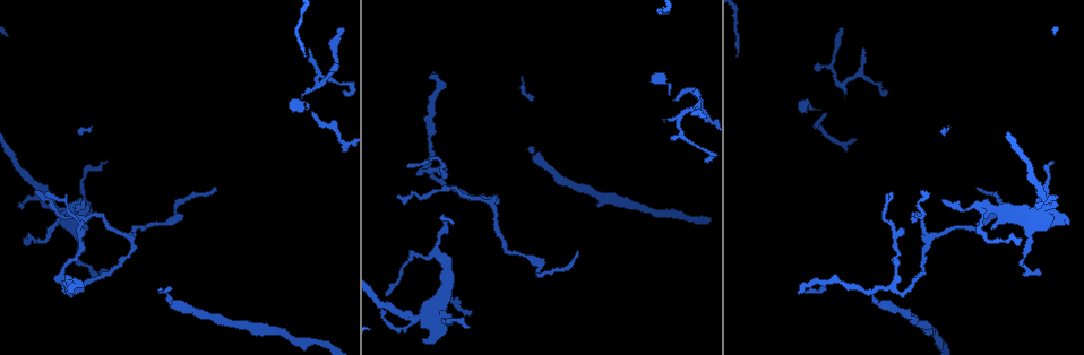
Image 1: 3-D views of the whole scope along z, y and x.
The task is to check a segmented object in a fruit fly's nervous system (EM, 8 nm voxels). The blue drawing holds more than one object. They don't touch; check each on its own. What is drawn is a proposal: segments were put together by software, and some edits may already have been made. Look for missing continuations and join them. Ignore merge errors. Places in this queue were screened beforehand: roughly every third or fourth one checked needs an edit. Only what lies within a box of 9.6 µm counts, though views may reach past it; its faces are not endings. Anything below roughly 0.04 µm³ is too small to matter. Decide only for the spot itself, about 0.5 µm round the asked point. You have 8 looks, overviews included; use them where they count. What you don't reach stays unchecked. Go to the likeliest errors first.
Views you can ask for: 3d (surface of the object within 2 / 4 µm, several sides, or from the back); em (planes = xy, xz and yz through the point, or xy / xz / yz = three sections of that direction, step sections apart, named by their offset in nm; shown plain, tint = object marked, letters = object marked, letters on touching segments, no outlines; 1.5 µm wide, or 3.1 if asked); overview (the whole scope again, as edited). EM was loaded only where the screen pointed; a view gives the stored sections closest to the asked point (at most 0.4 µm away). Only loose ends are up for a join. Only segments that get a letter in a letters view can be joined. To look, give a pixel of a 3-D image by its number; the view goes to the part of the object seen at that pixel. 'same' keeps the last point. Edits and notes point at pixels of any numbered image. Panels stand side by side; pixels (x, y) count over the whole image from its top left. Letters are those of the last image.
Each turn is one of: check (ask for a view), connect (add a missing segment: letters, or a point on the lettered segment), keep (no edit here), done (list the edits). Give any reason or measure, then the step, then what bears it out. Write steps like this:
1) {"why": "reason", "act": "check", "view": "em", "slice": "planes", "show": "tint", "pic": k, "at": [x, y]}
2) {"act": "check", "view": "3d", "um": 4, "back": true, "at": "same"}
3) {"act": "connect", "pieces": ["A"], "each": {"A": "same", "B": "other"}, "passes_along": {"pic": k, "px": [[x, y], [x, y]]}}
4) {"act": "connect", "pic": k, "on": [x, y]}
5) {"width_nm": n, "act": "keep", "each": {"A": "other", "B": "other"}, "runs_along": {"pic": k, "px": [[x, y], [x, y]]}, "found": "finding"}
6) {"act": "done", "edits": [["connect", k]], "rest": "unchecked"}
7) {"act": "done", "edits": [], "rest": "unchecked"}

{"why": "an open end", "act": "check", "view": "3d", "um": 2, "pic": 1, "at": [70, 291]}

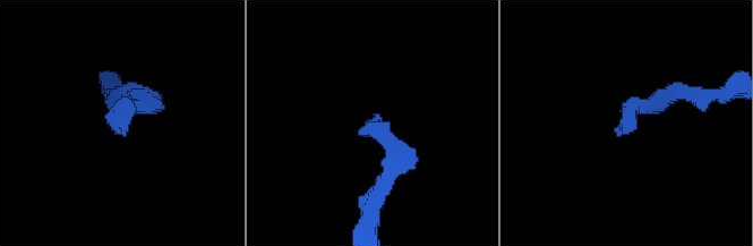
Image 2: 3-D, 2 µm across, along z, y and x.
{"why": "need the tissue", "act": "check", "view": "em", "slice": "planes", "show": "letters", "pic": 2, "at": [122, 133]}

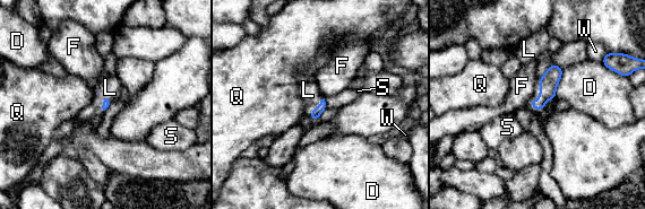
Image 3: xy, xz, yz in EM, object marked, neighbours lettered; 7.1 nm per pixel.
{"longest_contact_nm": ["D", 220], "act": "connect", "pieces": ["L"], "each": {"D": "other", "F": "other", "L": "same", "Q": "other", "S": "other", "W": "other"}, "found": "the cell continues"}

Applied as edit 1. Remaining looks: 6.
{"why": "redraw", "act": "check", "view": "overview"}

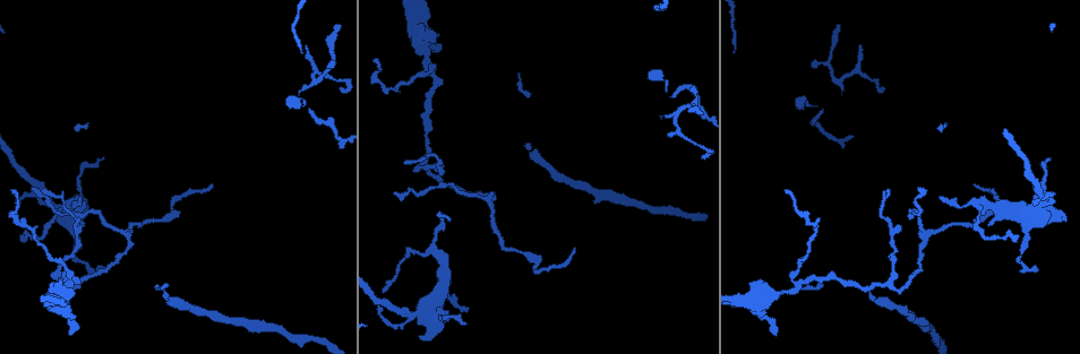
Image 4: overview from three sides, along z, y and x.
{"why": "long arm stops here", "act": "check", "view": "em", "slice": "planes", "show": "letters", "pic": 4, "at": [920, 189]}

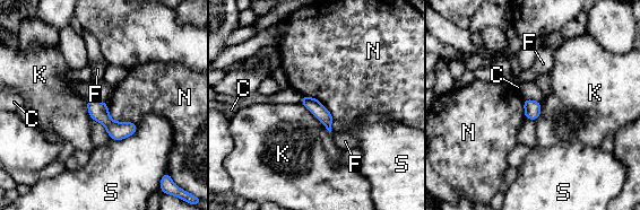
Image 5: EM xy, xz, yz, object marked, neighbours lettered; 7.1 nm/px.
{"longest_contact_nm": ["K", 300], "act": "keep", "each": {"C": "other", "F": "other", "K": "other", "N": "other", "S": "other"}, "border": {"pic": 5, "px": [[106, 104], [113, 120], [136, 124]]}, "found": "no lettered segment goes on from it"}

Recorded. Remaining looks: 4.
{"why": "tapers out", "act": "check", "view": "em", "slice": "planes", "show": "tint", "pic": 4, "at": [1037, 269]}

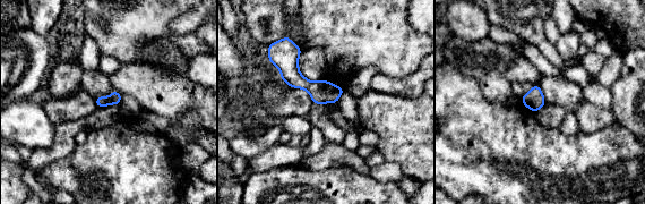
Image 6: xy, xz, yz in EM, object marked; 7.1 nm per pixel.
{"act": "check", "view": "em", "slice": "planes", "show": "letters", "at": "same"}

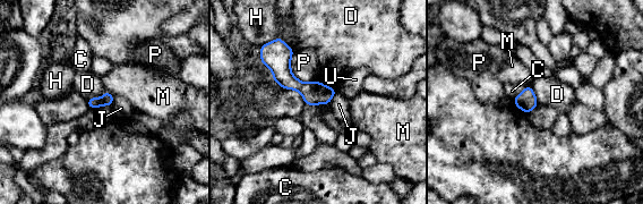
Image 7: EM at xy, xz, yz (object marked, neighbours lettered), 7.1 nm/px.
{"width_nm": 90, "longest_contact_nm": ["P", 280], "act": "keep", "each": {"C": "other", "D": "other", "H": "other", "J": "other", "M": "other", "P": "other", "U": "other"}, "found": "none of them fits"}

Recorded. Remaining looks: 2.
{"act": "done", "edits": [["connect", 3]], "rest": "unchecked"}

